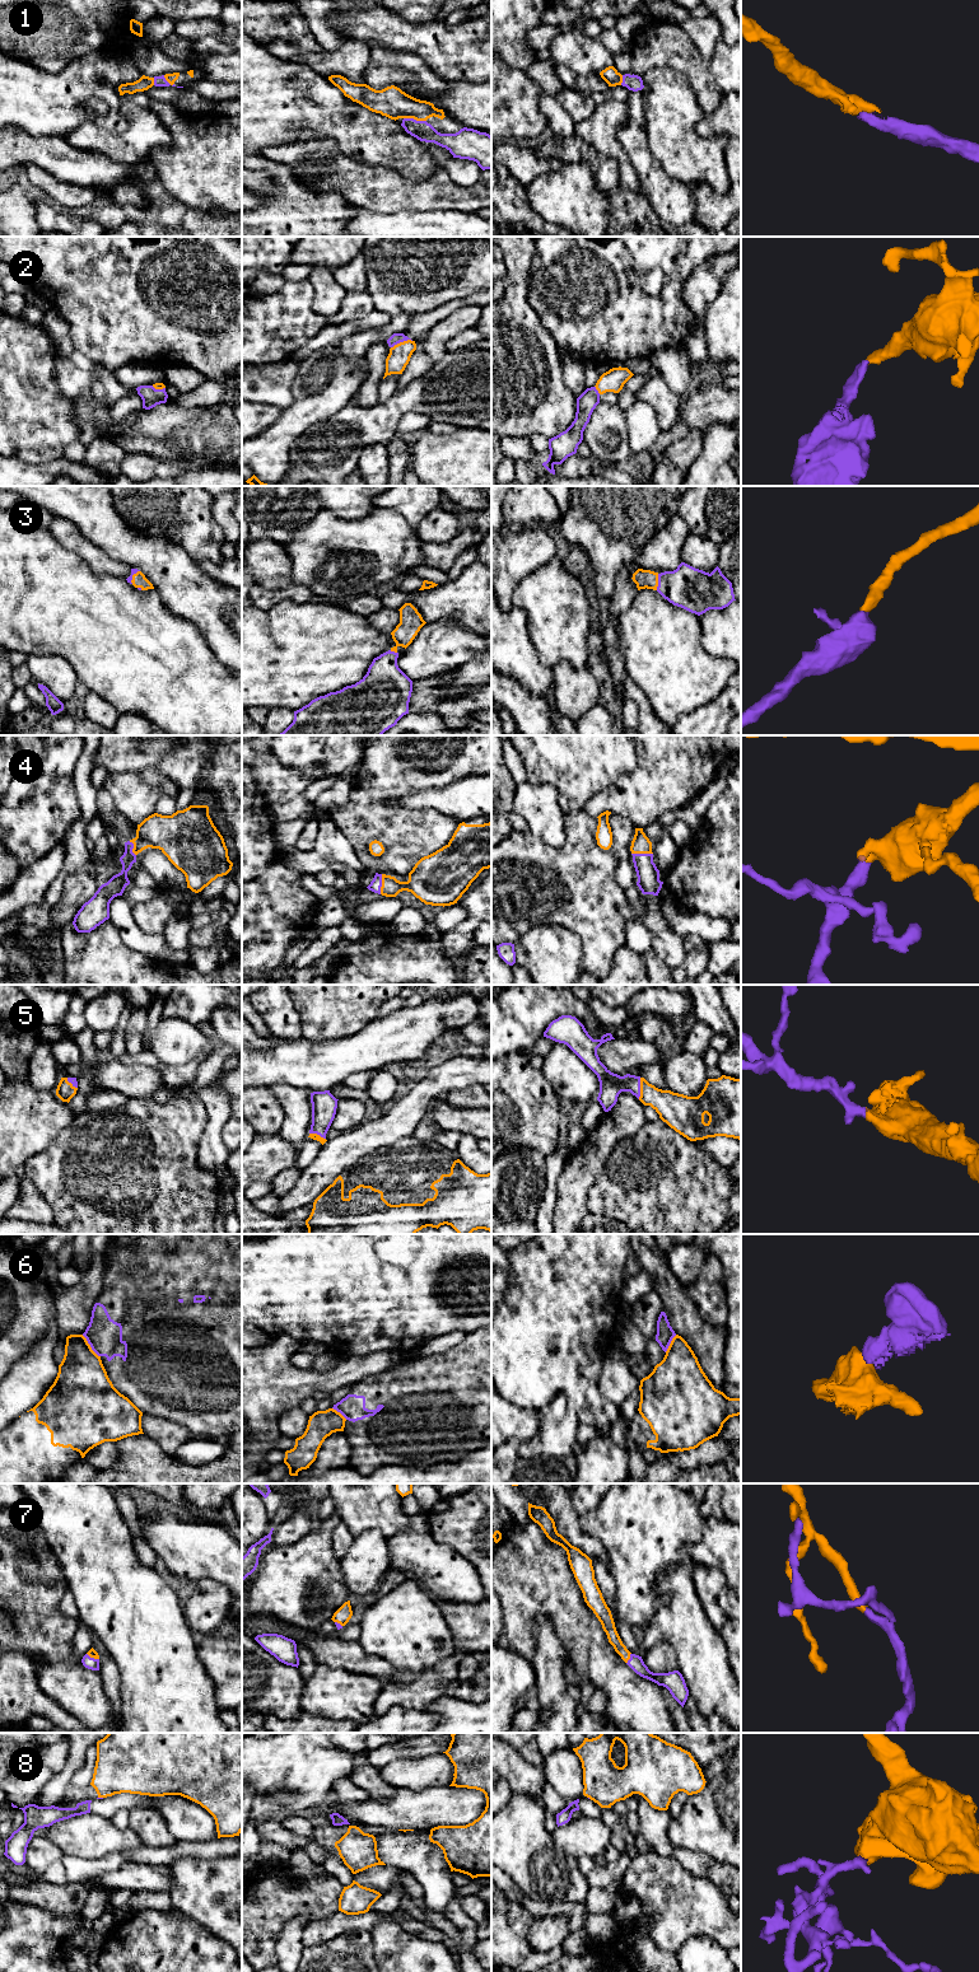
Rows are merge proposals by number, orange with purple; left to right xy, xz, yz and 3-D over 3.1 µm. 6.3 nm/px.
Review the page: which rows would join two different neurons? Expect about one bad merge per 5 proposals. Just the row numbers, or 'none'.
6, 8

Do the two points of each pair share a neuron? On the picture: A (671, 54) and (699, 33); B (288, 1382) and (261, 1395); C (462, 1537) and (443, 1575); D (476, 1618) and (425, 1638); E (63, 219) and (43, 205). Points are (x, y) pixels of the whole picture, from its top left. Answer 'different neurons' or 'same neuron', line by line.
A: different neurons
B: same neuron
C: different neurons
D: different neurons
E: same neuron

